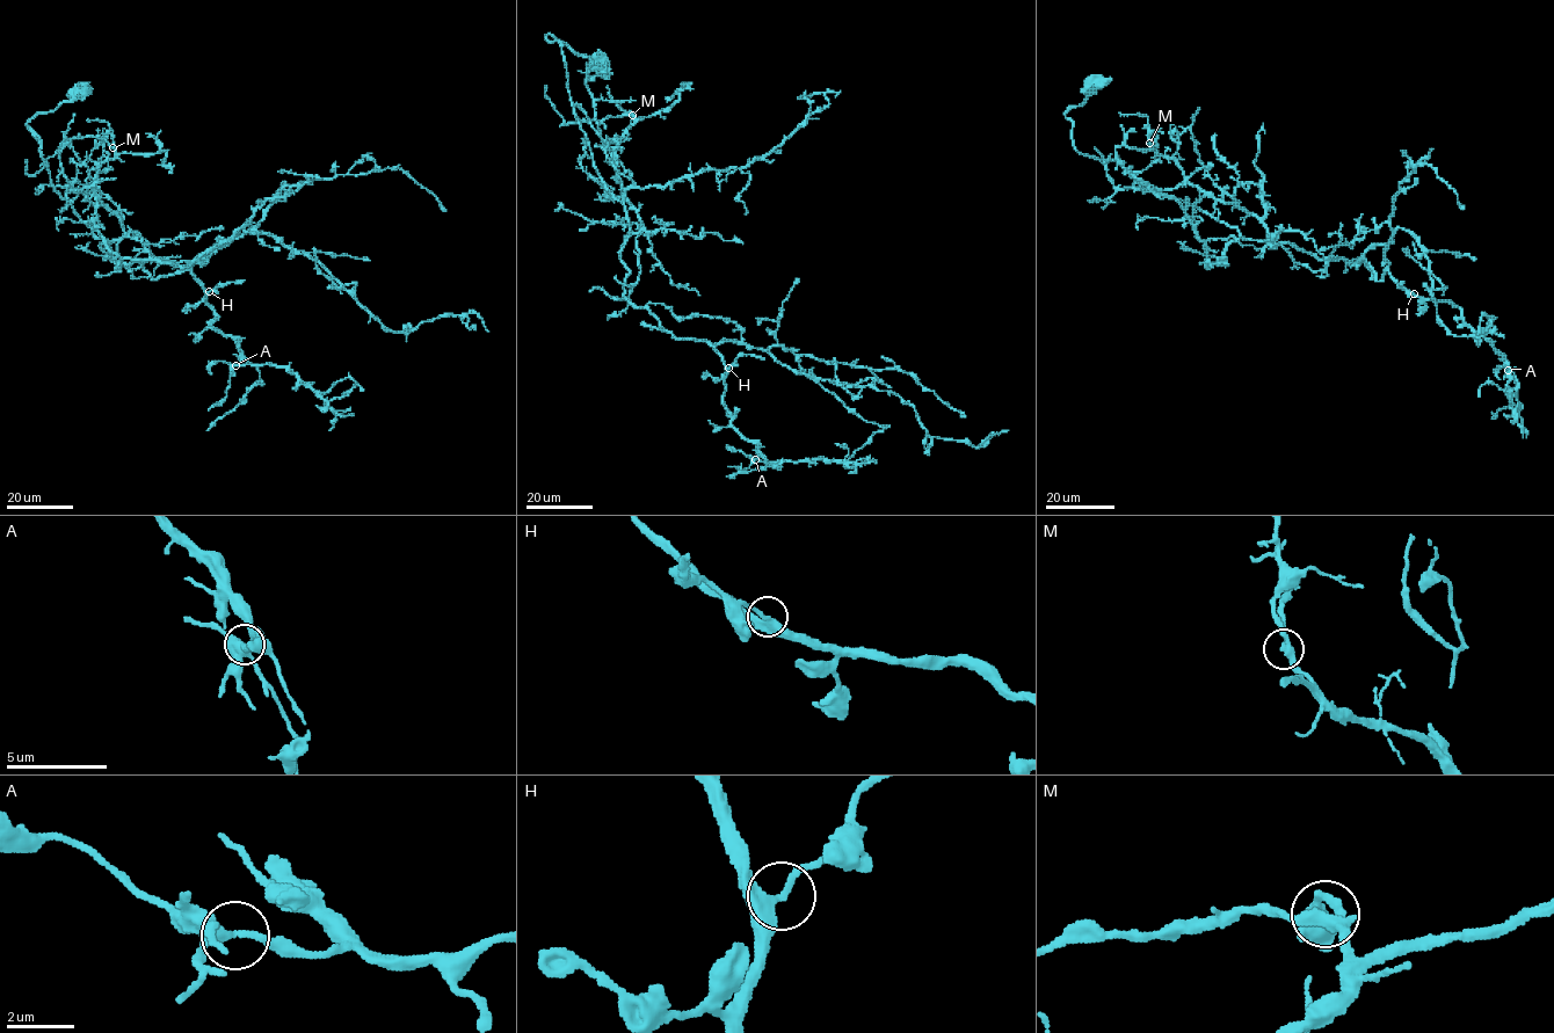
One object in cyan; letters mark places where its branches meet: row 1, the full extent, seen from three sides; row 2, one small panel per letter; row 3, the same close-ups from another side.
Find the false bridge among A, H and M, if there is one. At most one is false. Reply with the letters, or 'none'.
none

